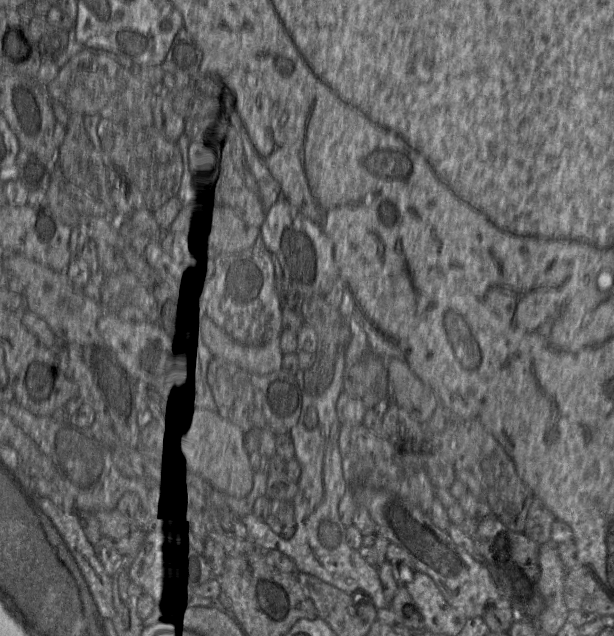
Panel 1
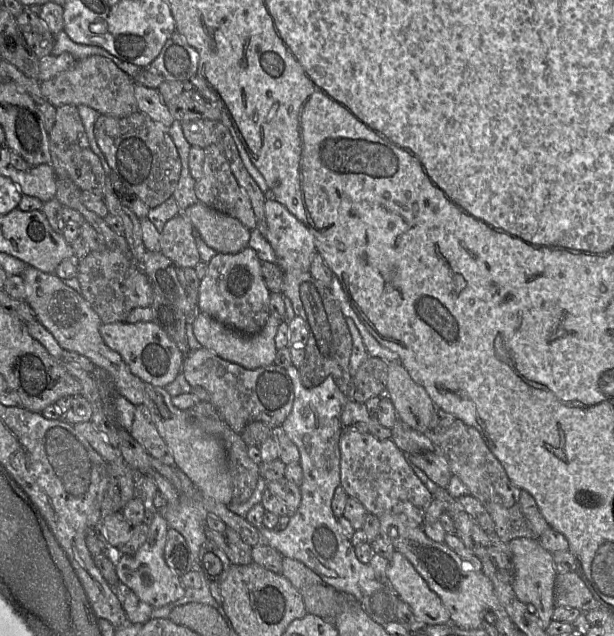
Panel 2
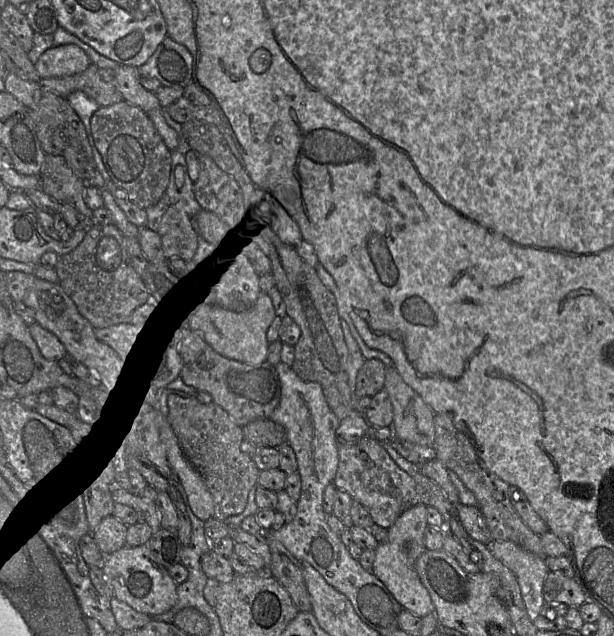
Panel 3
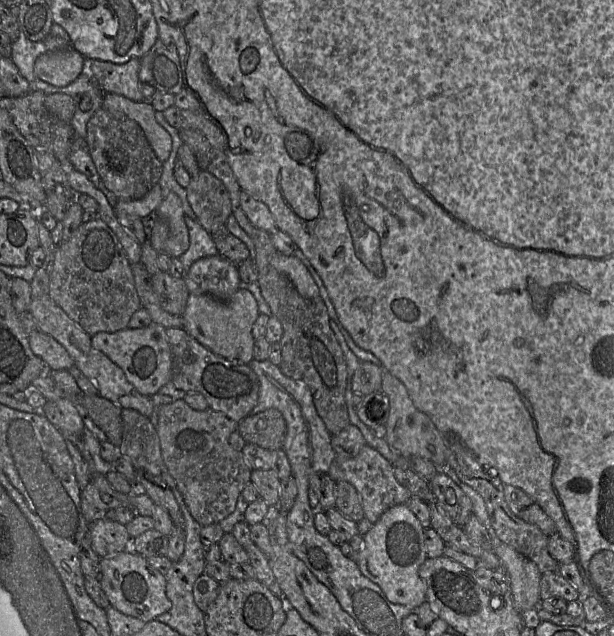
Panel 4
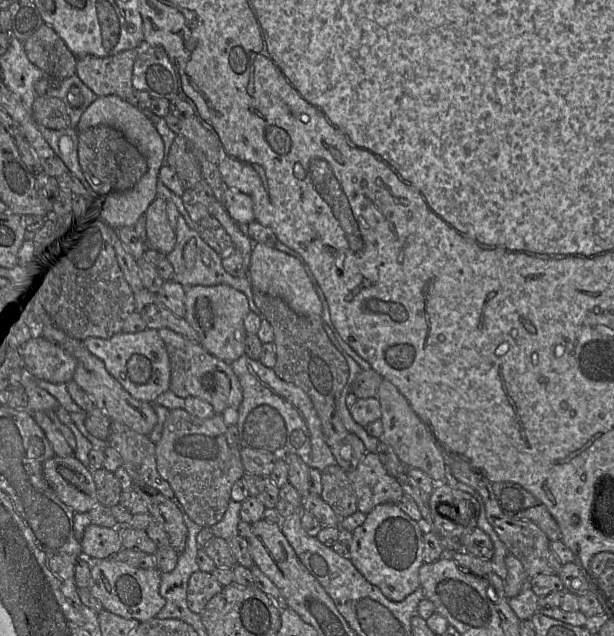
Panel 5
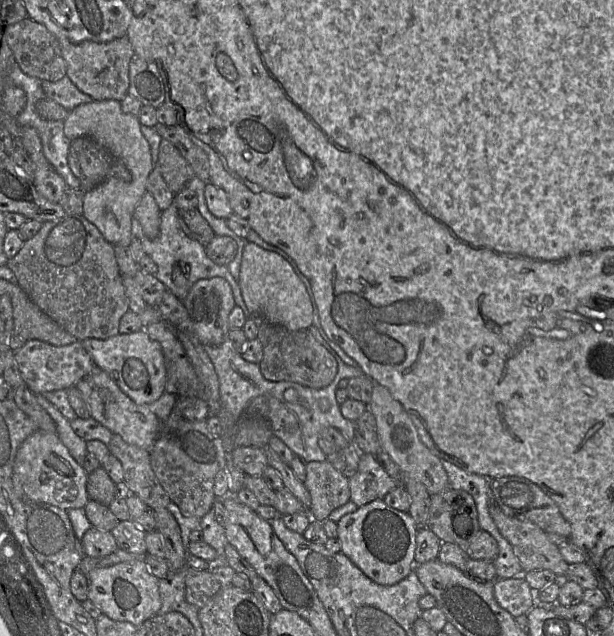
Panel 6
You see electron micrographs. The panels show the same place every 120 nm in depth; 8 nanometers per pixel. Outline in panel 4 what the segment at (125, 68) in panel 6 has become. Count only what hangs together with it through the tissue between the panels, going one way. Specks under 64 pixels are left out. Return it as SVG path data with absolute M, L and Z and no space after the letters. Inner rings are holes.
M86 58L85 75L90 77L104 93L114 93L135 102L143 102L138 77L139 66L139 59L115 64Z

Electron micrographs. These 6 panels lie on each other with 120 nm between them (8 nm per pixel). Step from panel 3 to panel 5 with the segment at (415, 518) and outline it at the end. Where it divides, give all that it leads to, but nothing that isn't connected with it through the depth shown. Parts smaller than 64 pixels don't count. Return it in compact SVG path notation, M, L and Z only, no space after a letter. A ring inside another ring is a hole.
M396 503L377 505L366 514L364 523L352 532L352 539L348 546L349 559L365 579L377 586L388 599L401 602L420 587L419 570L424 564L424 527L422 522L413 520Z

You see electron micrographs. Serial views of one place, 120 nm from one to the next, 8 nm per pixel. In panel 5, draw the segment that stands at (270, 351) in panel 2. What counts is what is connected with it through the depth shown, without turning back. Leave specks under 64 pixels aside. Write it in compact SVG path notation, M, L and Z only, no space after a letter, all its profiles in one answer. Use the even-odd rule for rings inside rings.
M196 285L186 288L185 320L198 334L199 344L211 355L228 363L245 354L244 319L250 311L246 295L228 285Z

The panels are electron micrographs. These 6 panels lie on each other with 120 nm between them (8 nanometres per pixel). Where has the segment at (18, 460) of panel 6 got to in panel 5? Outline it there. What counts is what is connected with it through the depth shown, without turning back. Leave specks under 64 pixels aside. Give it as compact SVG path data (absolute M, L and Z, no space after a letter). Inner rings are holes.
M54 455L45 461L43 473L59 499L75 512L88 512L99 504L93 480L93 470L90 467L85 467L74 456L61 457Z

